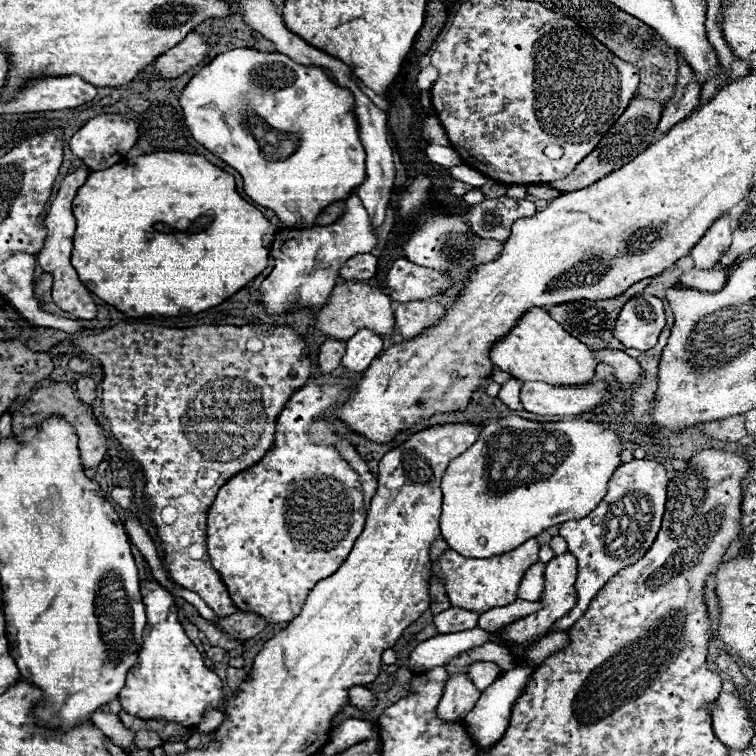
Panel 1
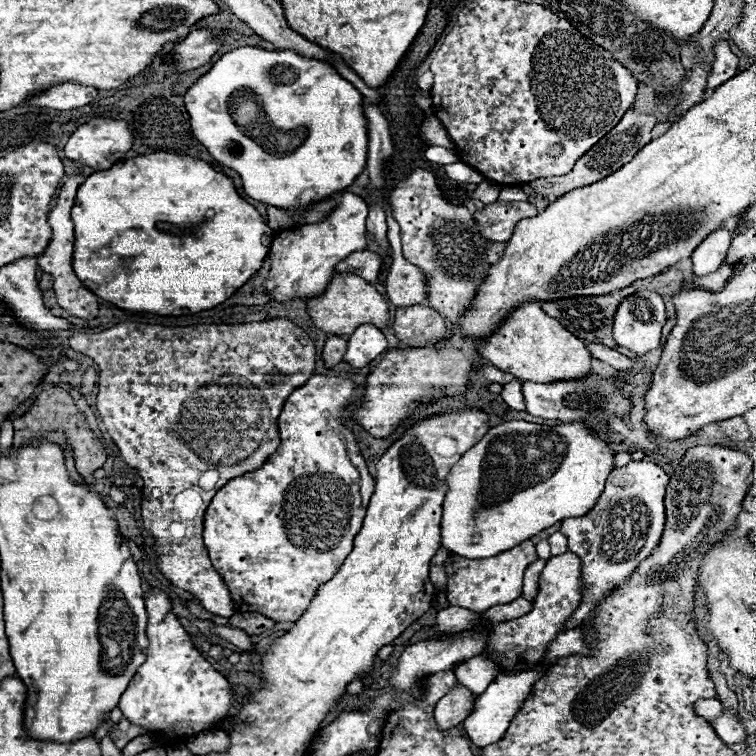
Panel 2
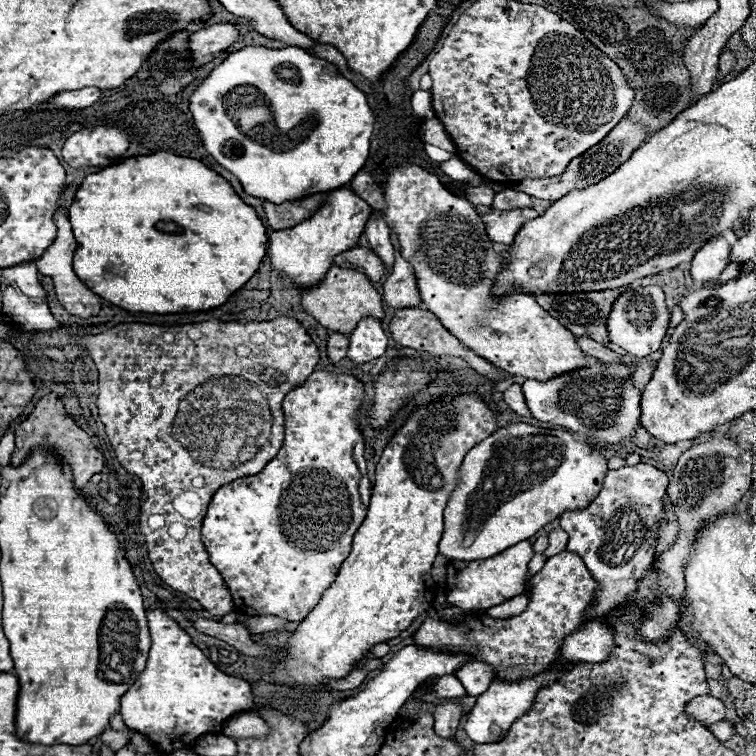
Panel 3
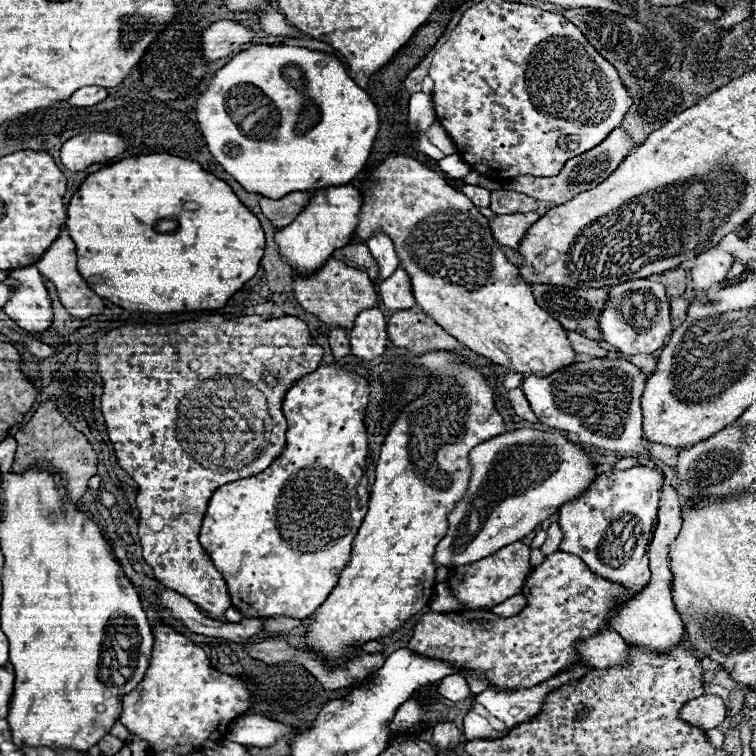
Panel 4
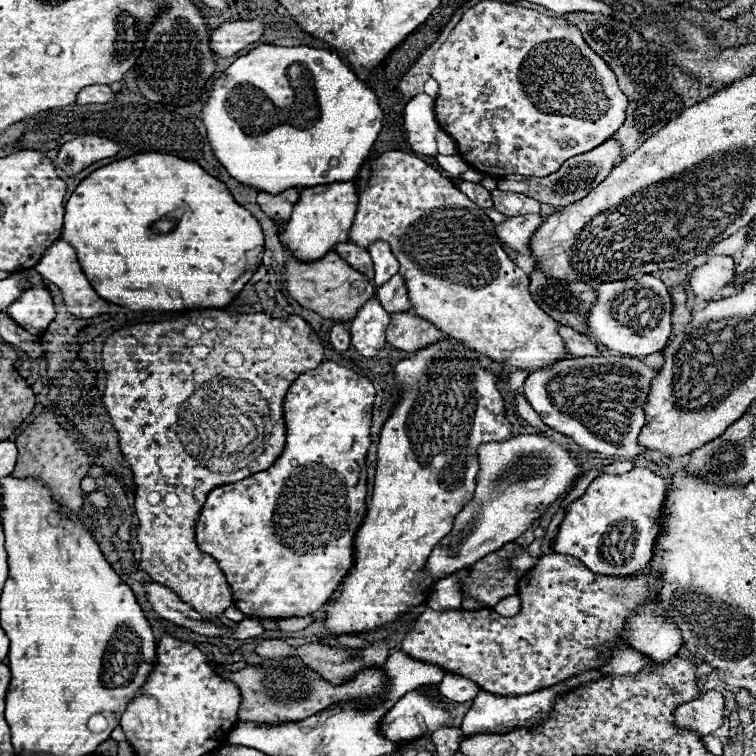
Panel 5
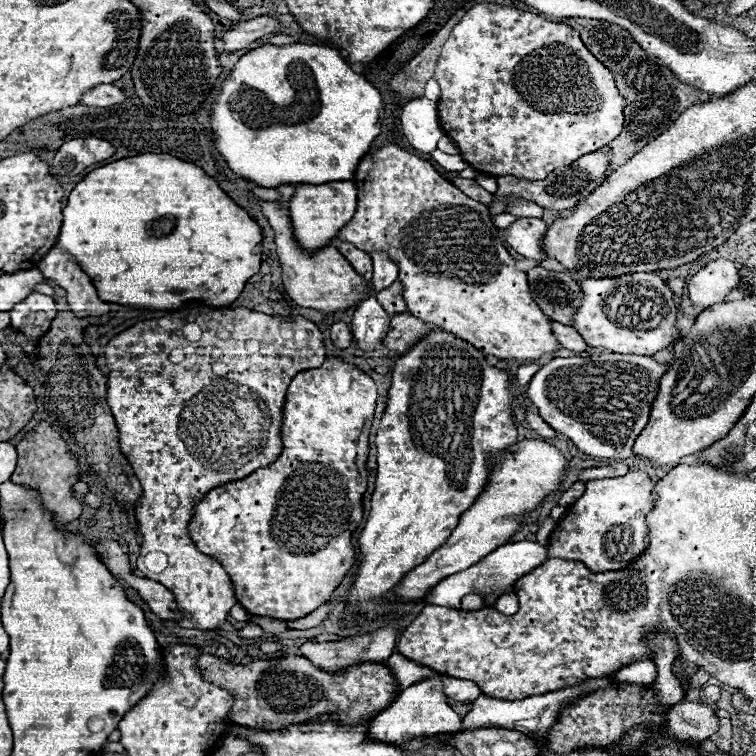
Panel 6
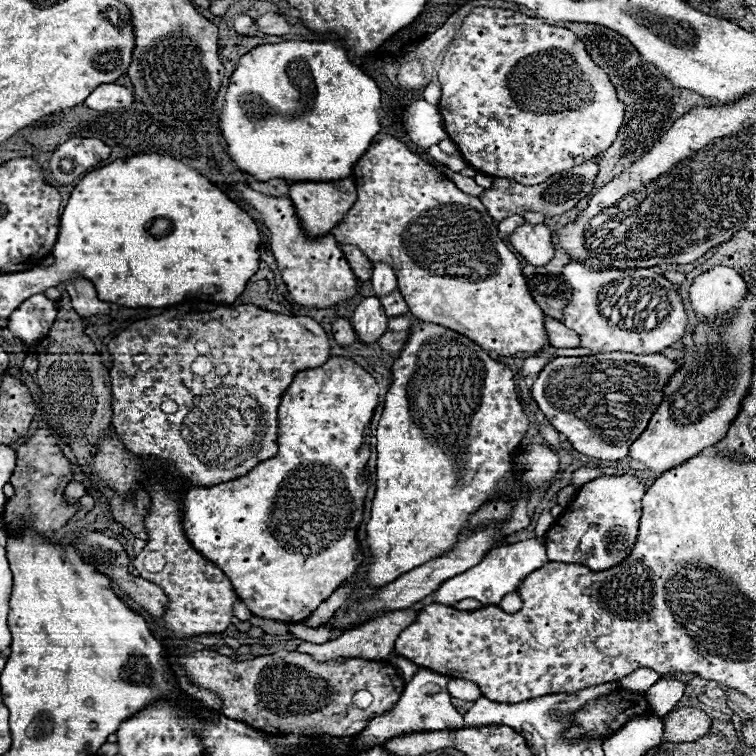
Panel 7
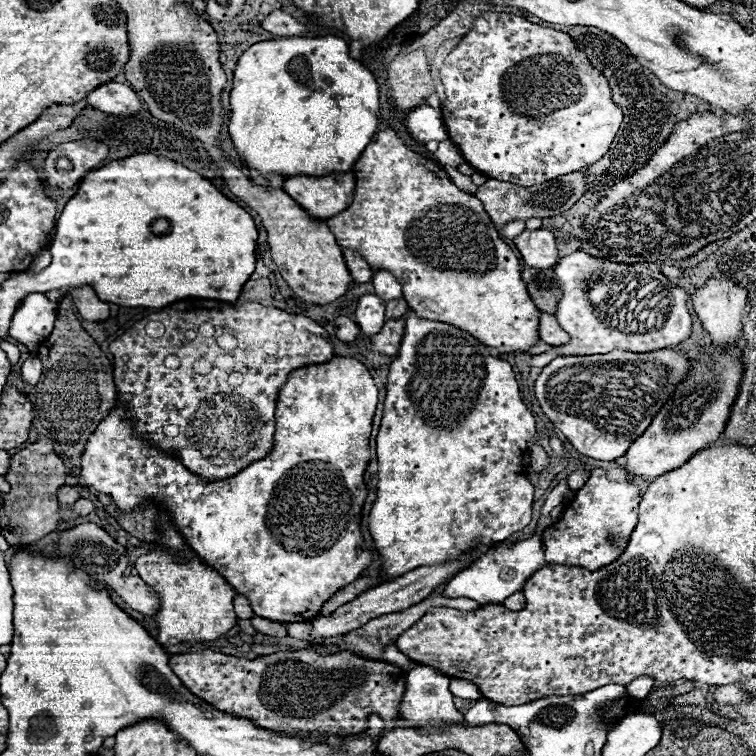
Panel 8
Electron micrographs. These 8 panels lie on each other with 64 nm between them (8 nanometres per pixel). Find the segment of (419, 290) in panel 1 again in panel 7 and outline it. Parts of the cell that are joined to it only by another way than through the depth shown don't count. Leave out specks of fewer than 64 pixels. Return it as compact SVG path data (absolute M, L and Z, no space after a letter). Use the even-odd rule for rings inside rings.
M400 292L396 294L390 294L390 296L382 296L380 298L382 304L384 304L384 310L386 310L386 316L400 316L400 314L406 314L408 312L408 304L404 302L404 298L400 296Z

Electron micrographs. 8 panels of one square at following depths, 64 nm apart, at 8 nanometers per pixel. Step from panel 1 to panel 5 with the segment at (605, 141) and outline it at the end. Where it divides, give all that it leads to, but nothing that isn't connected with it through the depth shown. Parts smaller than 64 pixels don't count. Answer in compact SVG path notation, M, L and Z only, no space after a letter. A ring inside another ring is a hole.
M610 138L608 142L600 144L596 150L588 152L588 154L580 154L576 158L570 158L568 162L564 162L564 166L560 166L558 172L544 176L544 178L524 178L524 176L516 176L510 174L506 178L498 180L498 190L502 192L516 192L516 194L524 194L528 198L538 200L540 204L550 204L554 208L566 208L574 202L578 202L580 198L584 198L584 194L588 194L592 188L596 188L614 168L614 164L620 158L620 146L616 144L614 138Z

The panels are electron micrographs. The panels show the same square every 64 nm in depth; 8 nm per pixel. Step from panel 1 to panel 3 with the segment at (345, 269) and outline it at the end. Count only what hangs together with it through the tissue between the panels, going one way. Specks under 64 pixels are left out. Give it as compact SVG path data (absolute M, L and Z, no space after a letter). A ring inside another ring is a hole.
M362 246L336 254L334 264L348 270L364 272L370 278L370 282L378 282L384 274L384 264L380 262L380 258L376 258L376 254L370 248L362 248Z

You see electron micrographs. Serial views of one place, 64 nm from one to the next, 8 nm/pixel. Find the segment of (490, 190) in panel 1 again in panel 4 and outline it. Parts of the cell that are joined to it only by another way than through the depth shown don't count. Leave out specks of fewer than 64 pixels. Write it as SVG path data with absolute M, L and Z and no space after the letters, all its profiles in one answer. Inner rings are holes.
M464 184L464 186L462 186L462 192L464 192L478 208L488 208L488 206L490 206L490 190L486 190L486 188L482 188L482 186Z

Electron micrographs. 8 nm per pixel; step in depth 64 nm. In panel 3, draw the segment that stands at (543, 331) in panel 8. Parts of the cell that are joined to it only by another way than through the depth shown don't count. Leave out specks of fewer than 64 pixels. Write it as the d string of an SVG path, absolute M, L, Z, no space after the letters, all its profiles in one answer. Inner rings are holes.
M576 336L576 342L578 342L578 346L580 346L580 350L582 350L584 354L594 356L594 358L598 358L600 362L608 362L608 364L612 364L612 362L622 362L616 352L608 350L606 346L602 346L602 344L598 344L598 342L590 340L590 338Z

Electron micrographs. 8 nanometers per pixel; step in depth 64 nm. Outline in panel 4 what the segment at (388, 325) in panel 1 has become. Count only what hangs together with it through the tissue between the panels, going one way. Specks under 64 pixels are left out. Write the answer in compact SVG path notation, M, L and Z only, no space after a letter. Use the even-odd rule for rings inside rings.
M328 258L324 266L320 266L310 276L300 276L294 272L292 288L294 288L296 300L306 312L316 314L322 322L334 324L334 326L348 328L352 326L352 318L356 318L360 310L366 310L368 306L378 306L376 288L374 288L374 282L368 278L368 274L348 268L336 258Z

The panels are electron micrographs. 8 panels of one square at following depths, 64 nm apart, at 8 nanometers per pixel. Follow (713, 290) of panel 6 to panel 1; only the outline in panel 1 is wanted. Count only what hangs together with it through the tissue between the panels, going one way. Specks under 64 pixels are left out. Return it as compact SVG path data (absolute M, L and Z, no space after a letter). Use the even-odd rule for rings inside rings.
M726 214L724 218L718 218L712 224L712 228L708 228L704 238L692 248L690 254L694 258L694 266L698 270L714 268L724 256L724 252L730 248L730 244L732 244L732 230L728 224L728 214Z

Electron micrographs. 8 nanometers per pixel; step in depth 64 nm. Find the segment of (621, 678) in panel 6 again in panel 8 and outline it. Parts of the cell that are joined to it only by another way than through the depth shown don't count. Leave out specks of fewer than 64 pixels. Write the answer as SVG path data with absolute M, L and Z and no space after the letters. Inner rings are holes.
M638 678L636 682L630 682L626 688L628 688L628 694L632 694L632 698L644 700L652 690L652 678Z

